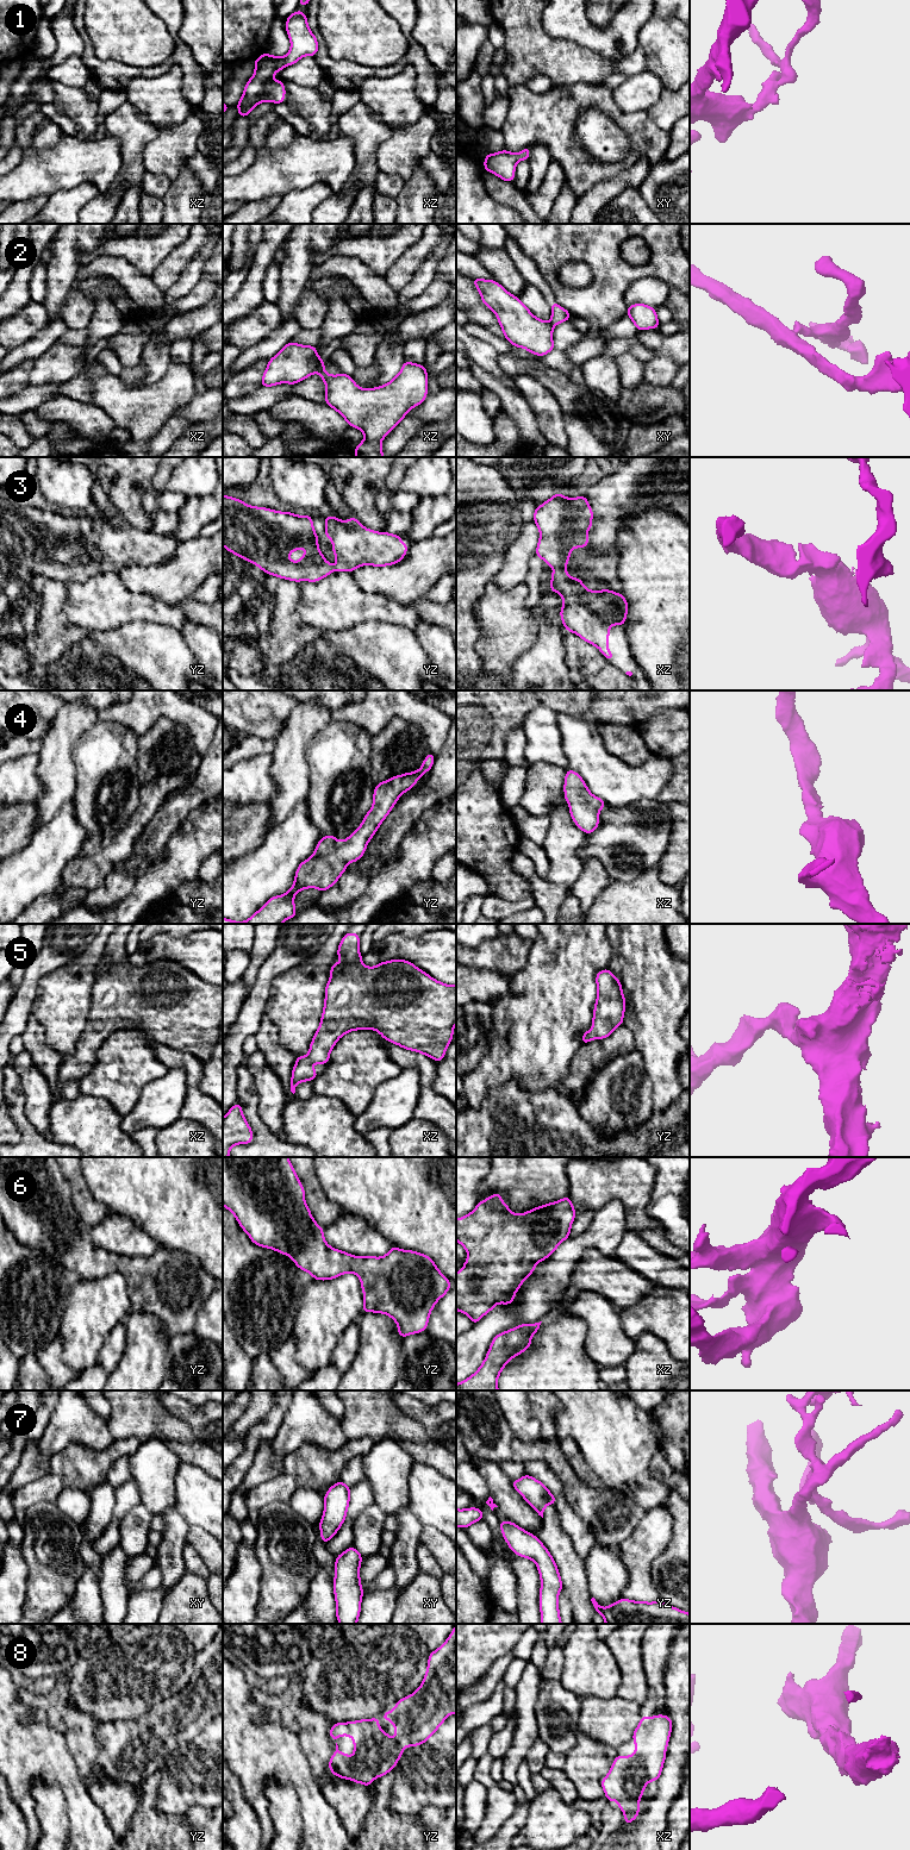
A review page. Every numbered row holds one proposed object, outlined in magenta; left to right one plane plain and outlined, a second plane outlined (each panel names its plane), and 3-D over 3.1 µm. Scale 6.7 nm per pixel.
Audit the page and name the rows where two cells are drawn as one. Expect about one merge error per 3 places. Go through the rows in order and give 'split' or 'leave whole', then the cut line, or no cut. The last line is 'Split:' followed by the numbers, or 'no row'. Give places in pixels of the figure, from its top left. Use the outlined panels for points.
1: leave whole; cut none
2: split; cut xz (323, 361), (316, 372)
3: leave whole; cut none
4: leave whole; cut none
5: leave whole; cut none
6: leave whole; cut none
7: leave whole; cut none
8: leave whole; cut none
Split: 2

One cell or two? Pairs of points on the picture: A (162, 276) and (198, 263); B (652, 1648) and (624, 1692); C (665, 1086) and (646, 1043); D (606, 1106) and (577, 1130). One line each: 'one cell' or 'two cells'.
A: two cells
B: two cells
C: one cell
D: two cells

